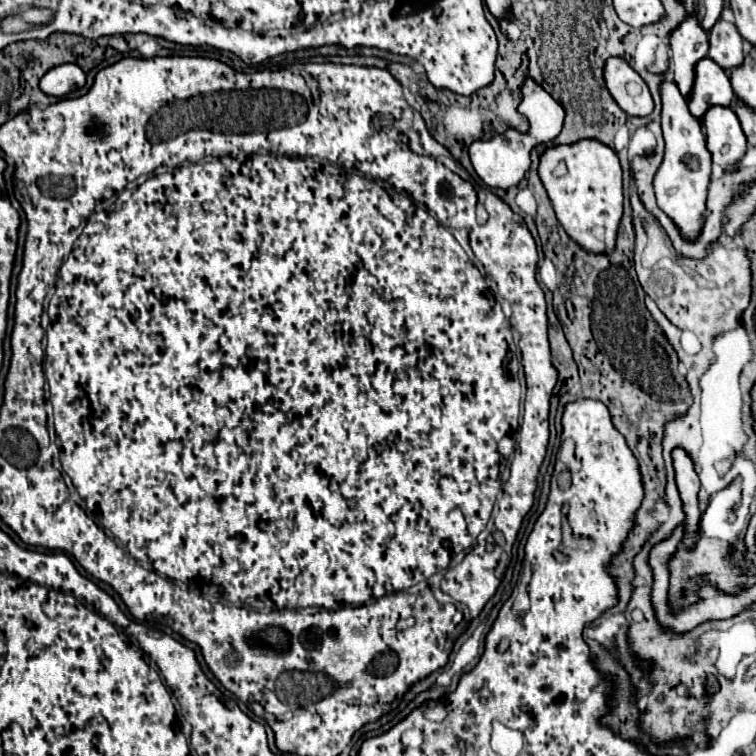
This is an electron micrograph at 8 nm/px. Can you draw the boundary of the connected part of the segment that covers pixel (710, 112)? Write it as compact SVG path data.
M709 107L703 115L707 149L723 169L733 169L747 151L747 139L731 107Z

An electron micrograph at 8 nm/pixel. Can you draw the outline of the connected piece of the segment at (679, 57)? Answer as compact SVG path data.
M689 13L679 27L675 27L669 35L671 41L671 61L675 71L675 83L679 91L687 97L693 85L693 67L699 59L707 55L709 43L707 33L699 27L695 13Z

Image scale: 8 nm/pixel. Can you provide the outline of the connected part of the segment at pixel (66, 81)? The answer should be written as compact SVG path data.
M63 63L47 71L43 79L39 81L39 87L43 93L53 97L63 97L71 93L73 89L81 87L85 83L85 73L75 63Z

